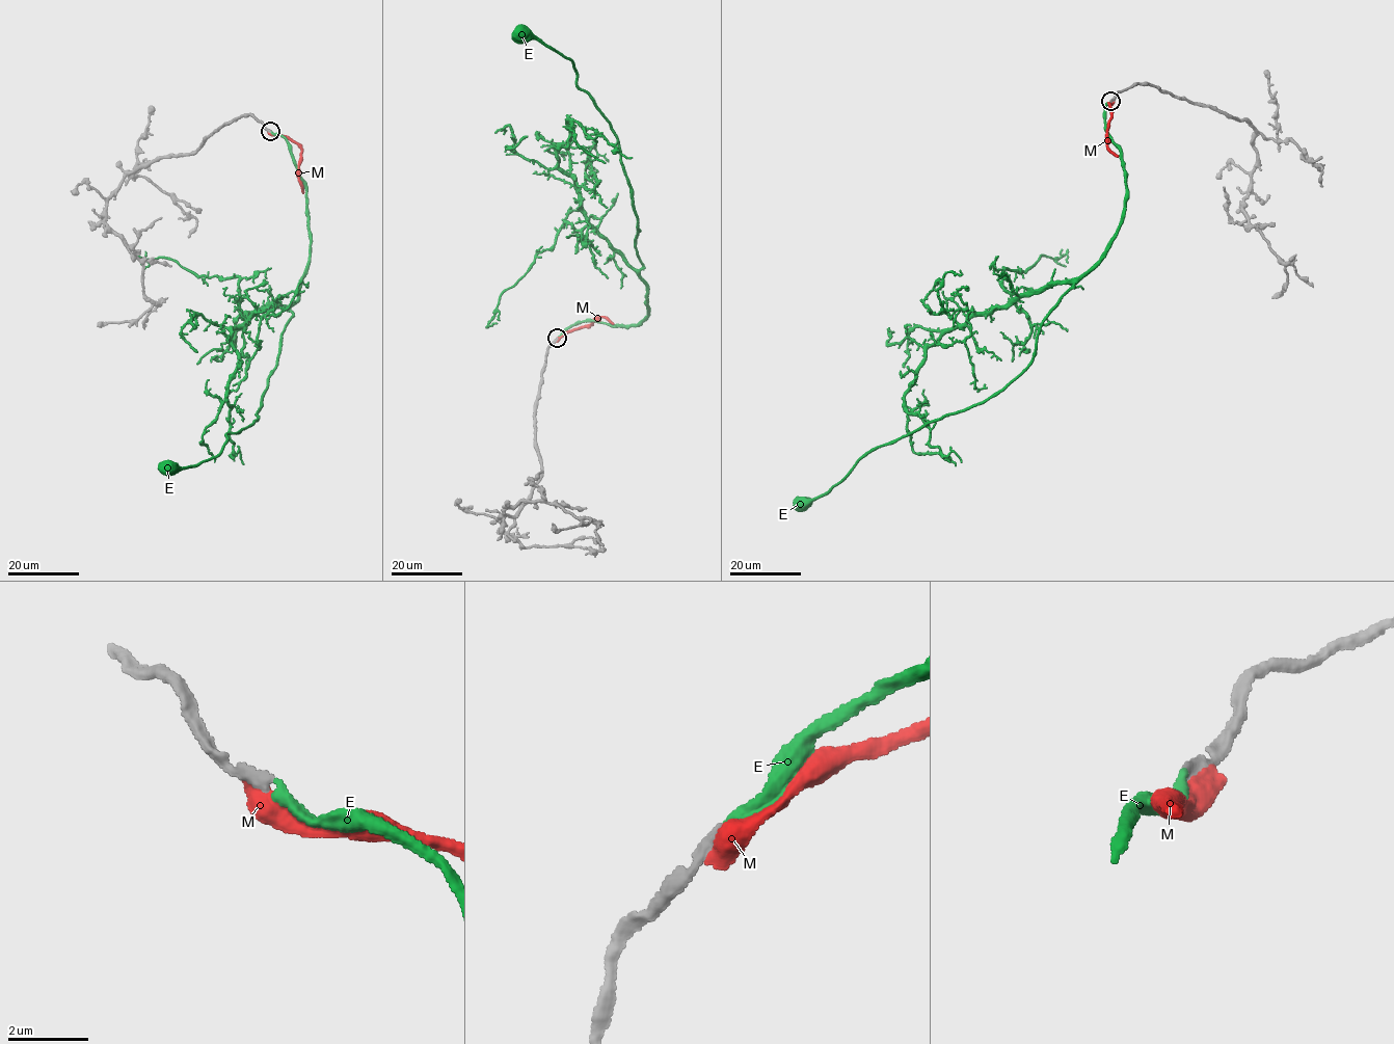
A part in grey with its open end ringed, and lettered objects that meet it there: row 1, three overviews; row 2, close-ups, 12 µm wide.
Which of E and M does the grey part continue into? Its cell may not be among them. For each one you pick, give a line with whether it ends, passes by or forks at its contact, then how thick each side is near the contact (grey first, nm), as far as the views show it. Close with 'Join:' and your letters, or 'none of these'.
E: it ends; calibres 300 and 260 nm
Join: E

